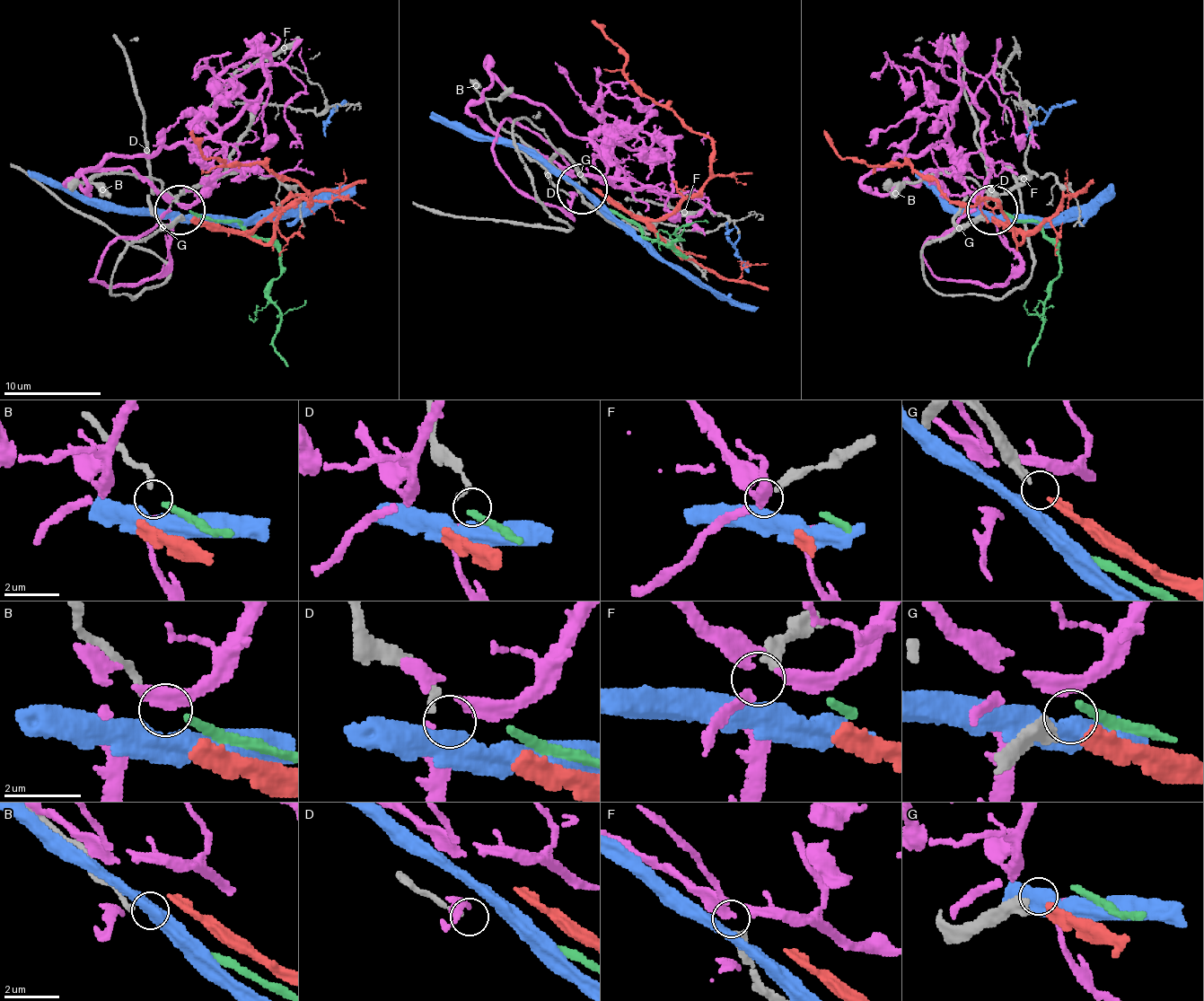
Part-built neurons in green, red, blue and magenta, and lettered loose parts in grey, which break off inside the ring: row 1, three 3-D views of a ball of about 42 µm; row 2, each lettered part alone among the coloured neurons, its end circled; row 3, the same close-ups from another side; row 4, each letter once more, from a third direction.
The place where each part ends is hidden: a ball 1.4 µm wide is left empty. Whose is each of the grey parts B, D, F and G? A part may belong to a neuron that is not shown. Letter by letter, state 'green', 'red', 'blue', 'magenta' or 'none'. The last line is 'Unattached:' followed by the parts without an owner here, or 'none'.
B: none
D: magenta
F: none
G: red
Unattached: B, F

